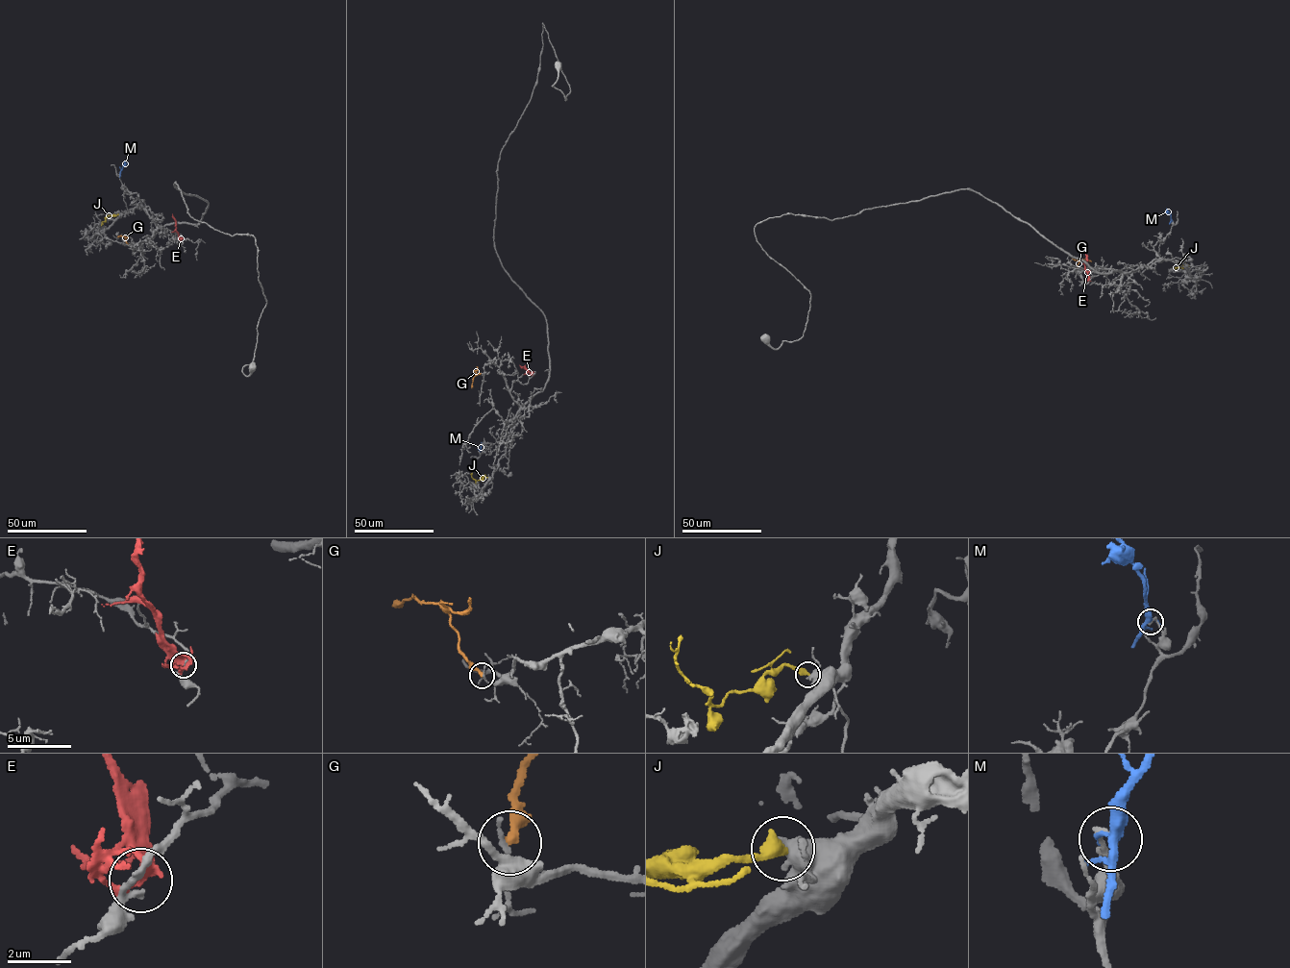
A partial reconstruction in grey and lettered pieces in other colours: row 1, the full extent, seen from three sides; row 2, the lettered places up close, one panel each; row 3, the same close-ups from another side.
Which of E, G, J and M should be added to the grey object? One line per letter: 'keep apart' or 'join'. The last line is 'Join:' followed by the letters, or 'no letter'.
E: keep apart
G: keep apart
J: join
M: keep apart
Join: J

